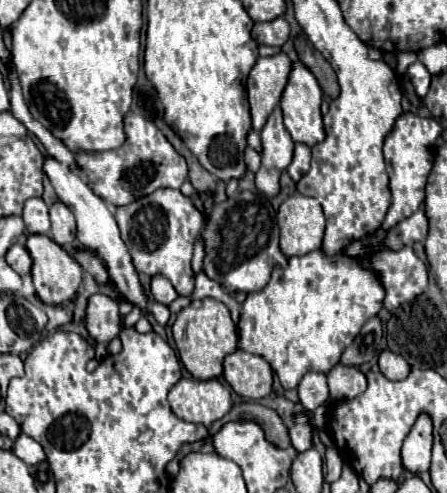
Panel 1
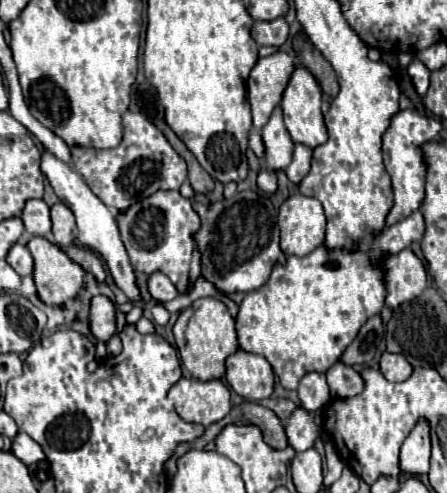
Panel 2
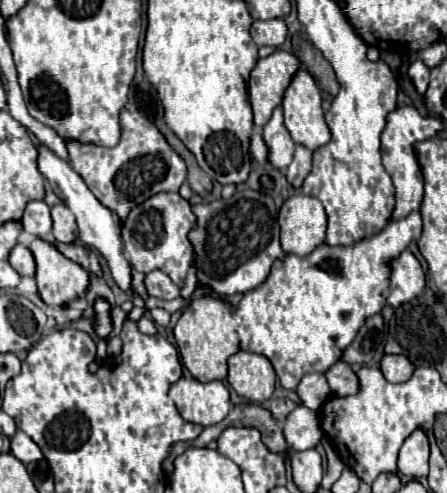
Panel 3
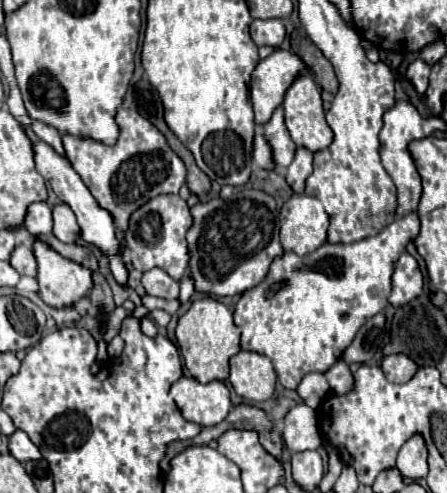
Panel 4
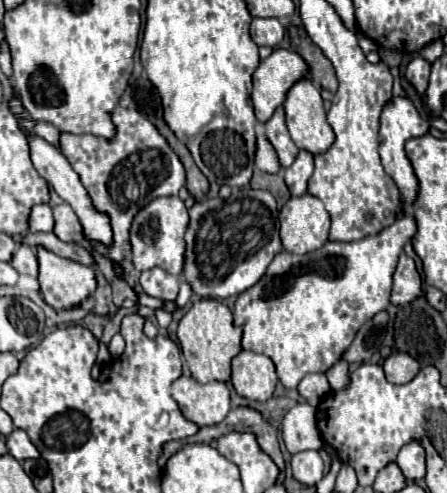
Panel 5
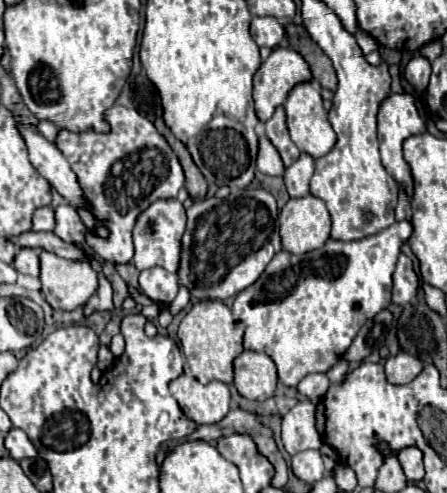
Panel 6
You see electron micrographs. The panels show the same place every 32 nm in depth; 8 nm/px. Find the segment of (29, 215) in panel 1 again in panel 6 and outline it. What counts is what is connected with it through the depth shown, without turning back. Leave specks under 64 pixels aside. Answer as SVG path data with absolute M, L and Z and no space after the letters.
M48 206L48 208L38 208L34 212L34 224L32 224L32 230L54 230L54 210Z

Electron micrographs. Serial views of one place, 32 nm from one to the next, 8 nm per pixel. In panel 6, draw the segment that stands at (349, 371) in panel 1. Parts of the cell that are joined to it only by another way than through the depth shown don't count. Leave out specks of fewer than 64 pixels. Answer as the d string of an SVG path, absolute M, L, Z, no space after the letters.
M340 360L340 362L338 362L334 368L330 368L326 374L328 374L328 378L330 378L332 384L340 384L340 380L344 380L346 372L348 372L348 362L346 362L346 360Z

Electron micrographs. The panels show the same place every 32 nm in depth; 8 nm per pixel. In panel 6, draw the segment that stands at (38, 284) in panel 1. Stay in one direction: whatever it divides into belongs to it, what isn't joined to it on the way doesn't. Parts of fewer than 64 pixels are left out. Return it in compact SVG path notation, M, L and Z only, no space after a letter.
M40 252L40 266L42 292L54 310L76 310L84 306L98 288L98 274L88 262Z

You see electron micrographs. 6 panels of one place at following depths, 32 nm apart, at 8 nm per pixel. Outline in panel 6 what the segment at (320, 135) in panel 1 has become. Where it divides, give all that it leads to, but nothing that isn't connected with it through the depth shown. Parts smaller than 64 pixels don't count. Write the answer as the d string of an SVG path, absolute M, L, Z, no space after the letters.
M302 82L296 88L292 88L284 108L286 108L286 116L288 116L290 136L300 152L310 154L312 158L320 158L320 156L326 156L334 148L336 134L328 122L328 114L324 110L324 106L322 106L322 96L310 82Z

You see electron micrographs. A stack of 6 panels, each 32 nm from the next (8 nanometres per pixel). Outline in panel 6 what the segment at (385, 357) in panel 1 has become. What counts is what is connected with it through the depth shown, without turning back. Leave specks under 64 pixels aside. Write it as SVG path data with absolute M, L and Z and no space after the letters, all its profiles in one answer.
M400 352L386 360L386 378L390 384L408 384L422 372L422 368L424 364L416 356Z

